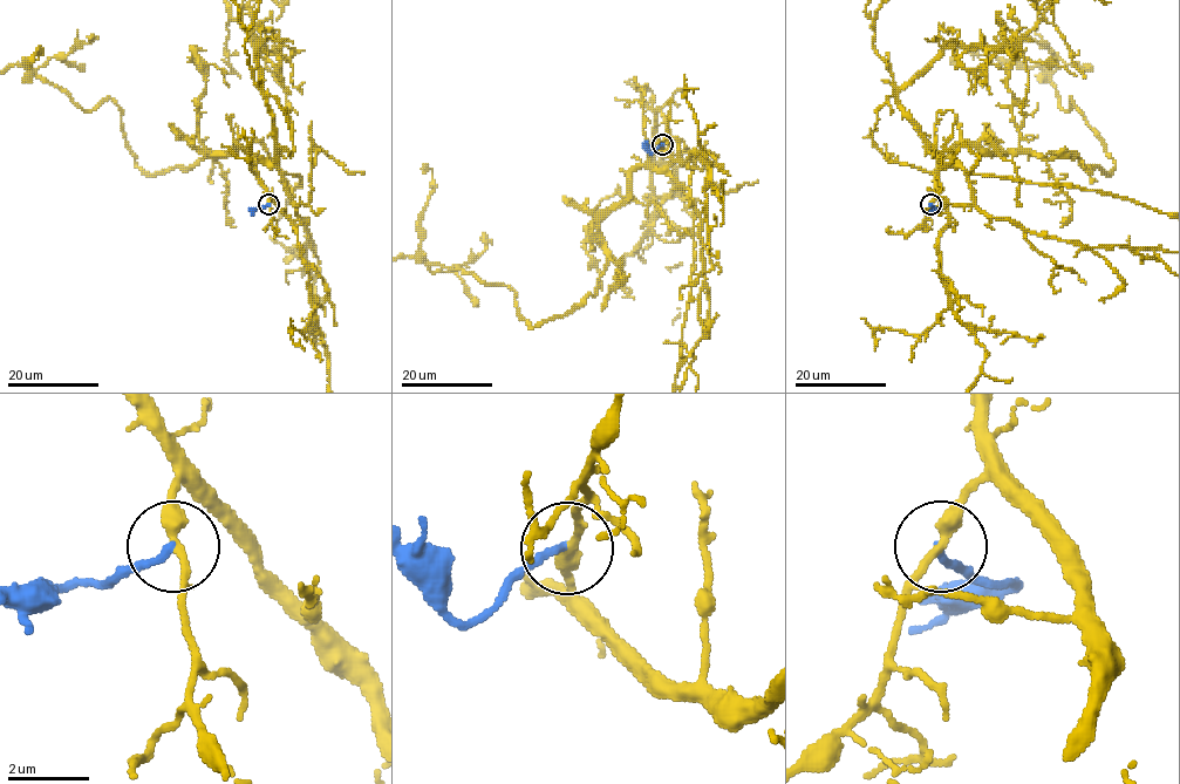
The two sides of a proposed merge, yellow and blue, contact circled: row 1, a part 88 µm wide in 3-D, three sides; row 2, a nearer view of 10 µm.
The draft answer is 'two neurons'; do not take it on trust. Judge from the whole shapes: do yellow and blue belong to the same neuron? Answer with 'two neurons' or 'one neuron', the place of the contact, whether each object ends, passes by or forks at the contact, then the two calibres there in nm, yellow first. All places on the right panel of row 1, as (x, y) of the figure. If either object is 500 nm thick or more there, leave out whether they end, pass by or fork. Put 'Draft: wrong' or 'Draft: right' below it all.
two neurons; at (930, 204); yellow passes by; blue ends there; 300 nm thick on the yellow side, 180 nm on the other
Draft: right

